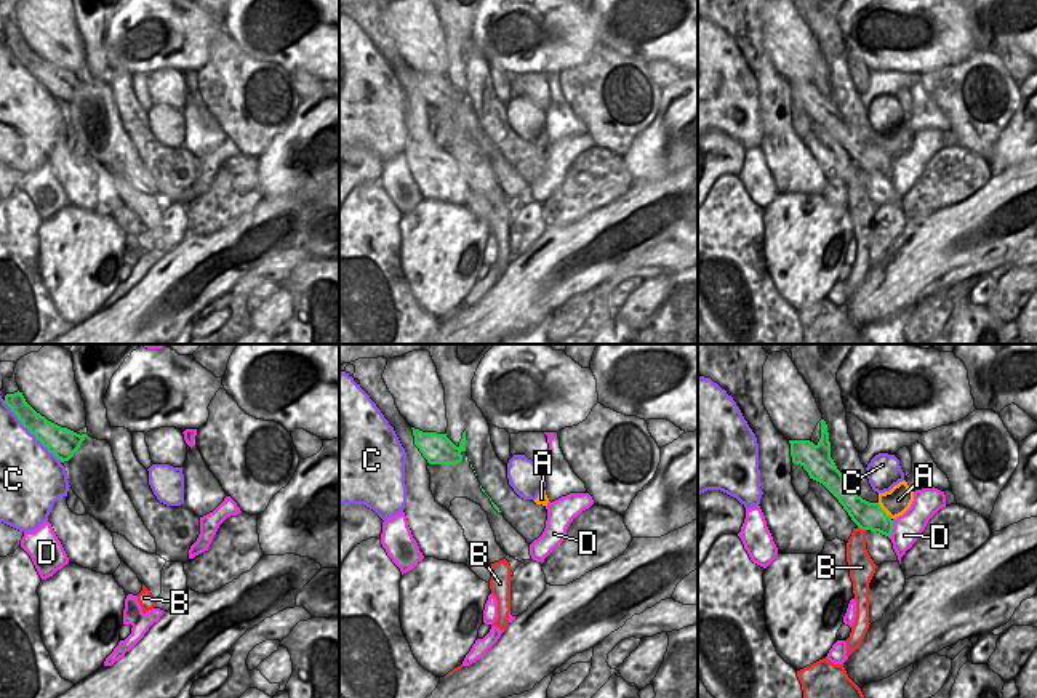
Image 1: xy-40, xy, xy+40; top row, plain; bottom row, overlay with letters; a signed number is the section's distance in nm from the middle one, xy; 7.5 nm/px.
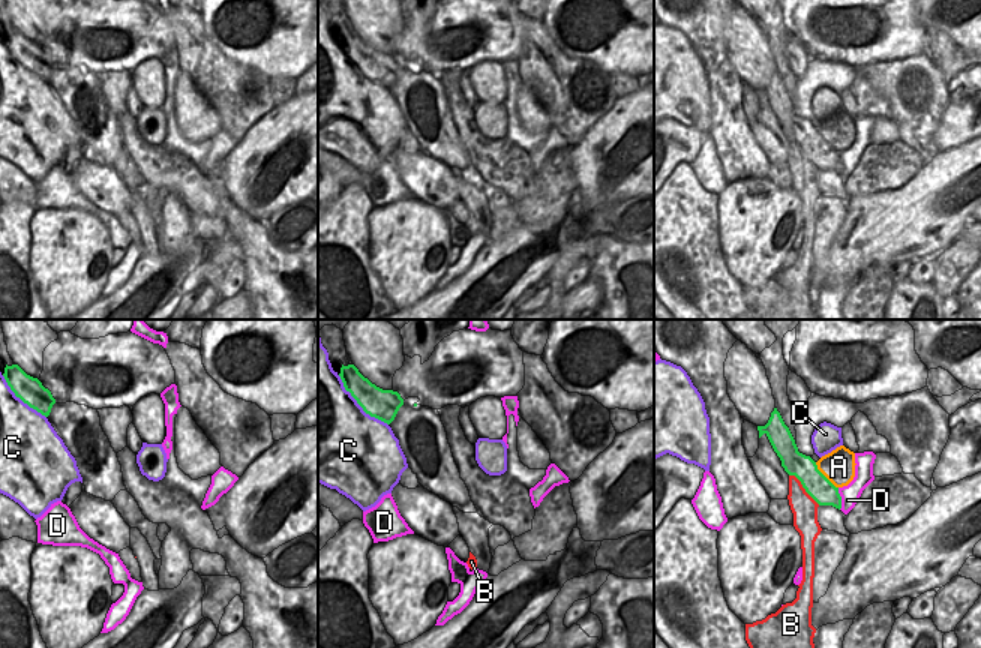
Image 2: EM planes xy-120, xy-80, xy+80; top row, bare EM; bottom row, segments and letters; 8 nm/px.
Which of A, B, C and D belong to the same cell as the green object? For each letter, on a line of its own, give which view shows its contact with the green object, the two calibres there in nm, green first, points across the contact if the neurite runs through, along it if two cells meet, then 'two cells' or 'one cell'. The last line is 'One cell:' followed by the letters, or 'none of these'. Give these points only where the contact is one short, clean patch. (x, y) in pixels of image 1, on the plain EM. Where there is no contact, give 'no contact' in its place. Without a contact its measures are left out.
A: meets green in xy+40; 220 nm thick on the green side, 200 nm on the other; two cells
B: meets green in xy+40; 220 nm thick on the green side, 170 nm on the other; two cells
C: meets green in xy-40; 220 nm thick on the green side, 400 nm on the other; two cells
D: meets green in xy+40; 220 nm thick on the green side, 220 nm on the other; border along xy+40 (893, 162), (893, 172), (888, 178); two cells
One cell: none of these

